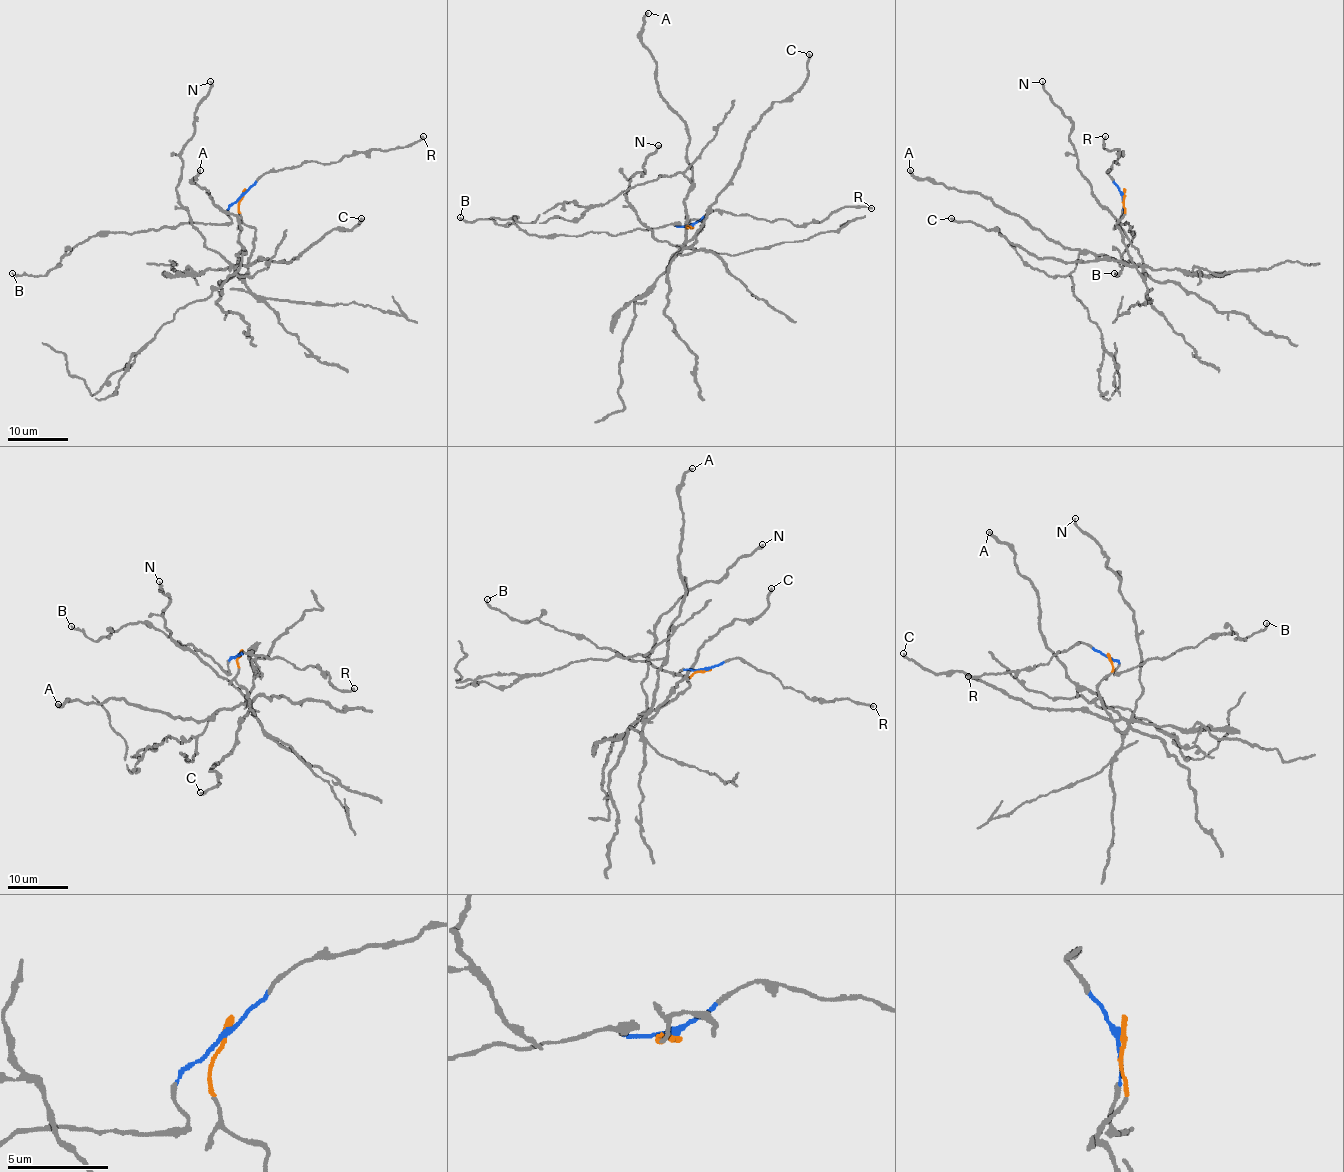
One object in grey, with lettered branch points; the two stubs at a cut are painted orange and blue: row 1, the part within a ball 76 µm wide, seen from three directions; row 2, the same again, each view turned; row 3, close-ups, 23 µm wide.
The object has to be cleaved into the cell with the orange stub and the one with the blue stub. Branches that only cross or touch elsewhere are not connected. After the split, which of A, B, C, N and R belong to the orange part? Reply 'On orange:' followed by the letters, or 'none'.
On orange: A, C, N

